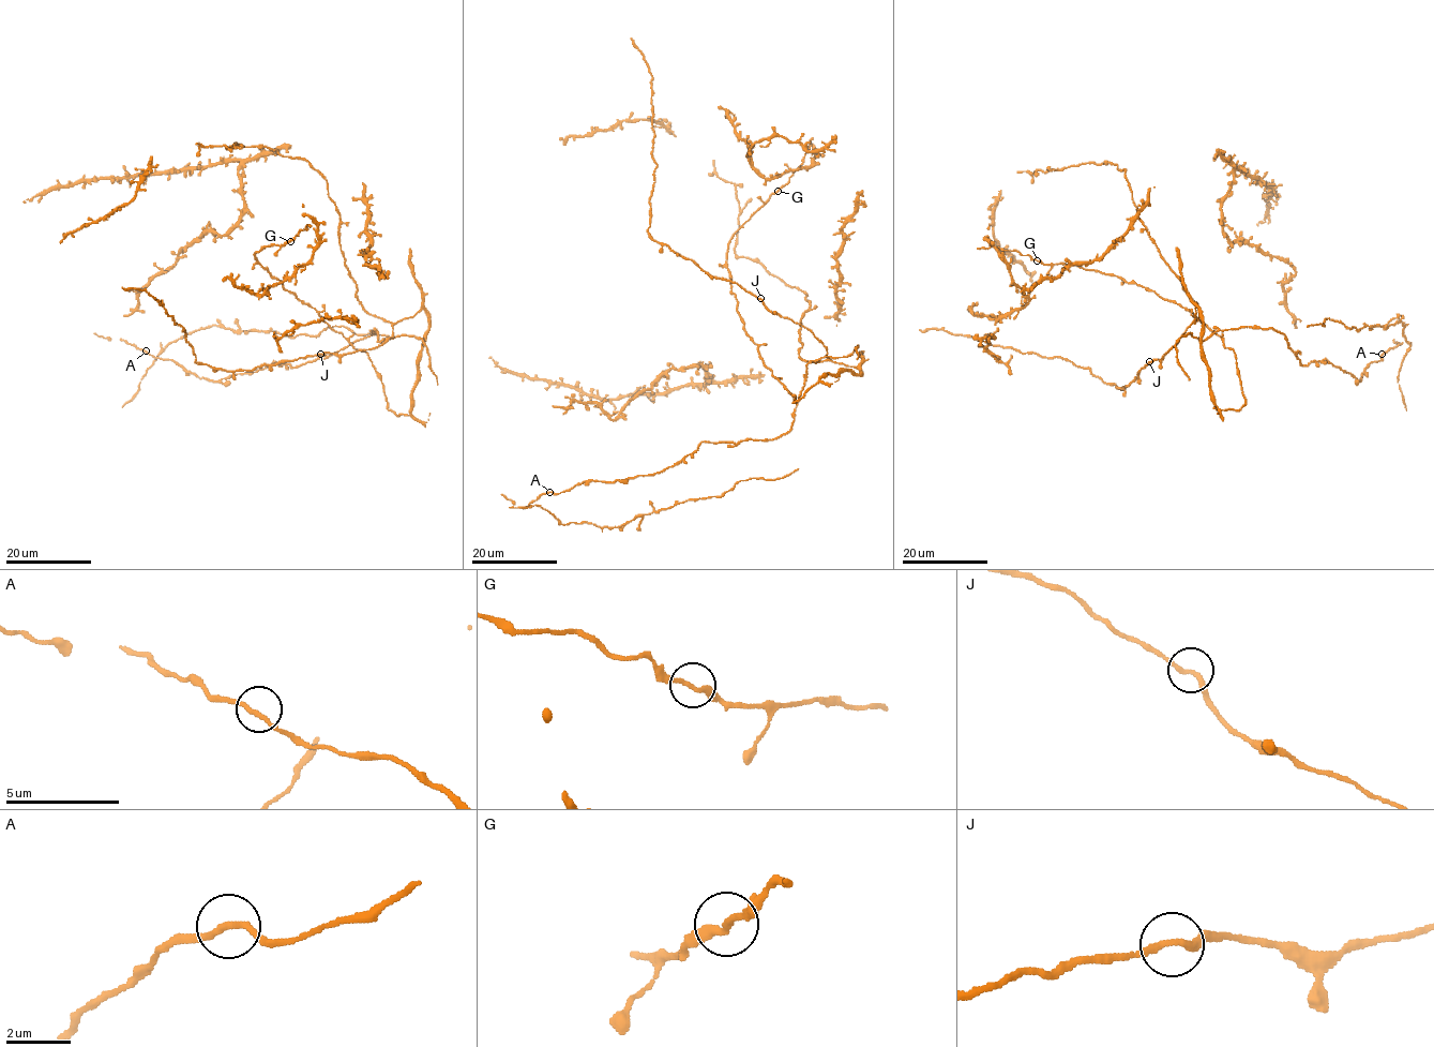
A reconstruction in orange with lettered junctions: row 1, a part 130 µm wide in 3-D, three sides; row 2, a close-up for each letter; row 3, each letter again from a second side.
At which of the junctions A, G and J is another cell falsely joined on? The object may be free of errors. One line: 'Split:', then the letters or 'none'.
Split: none

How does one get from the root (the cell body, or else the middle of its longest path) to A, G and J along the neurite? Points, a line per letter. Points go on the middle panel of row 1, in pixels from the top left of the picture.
A: (804, 378), (791, 428), (776, 437), (703, 442), (660, 472), (549, 492)
G: (804, 378), (826, 350), (861, 372), (825, 373), (793, 402), (744, 330), (726, 266), (733, 235), (778, 191)
J: (804, 378), (806, 365), (826, 356), (826, 346), (805, 328), (772, 313), (760, 298)

